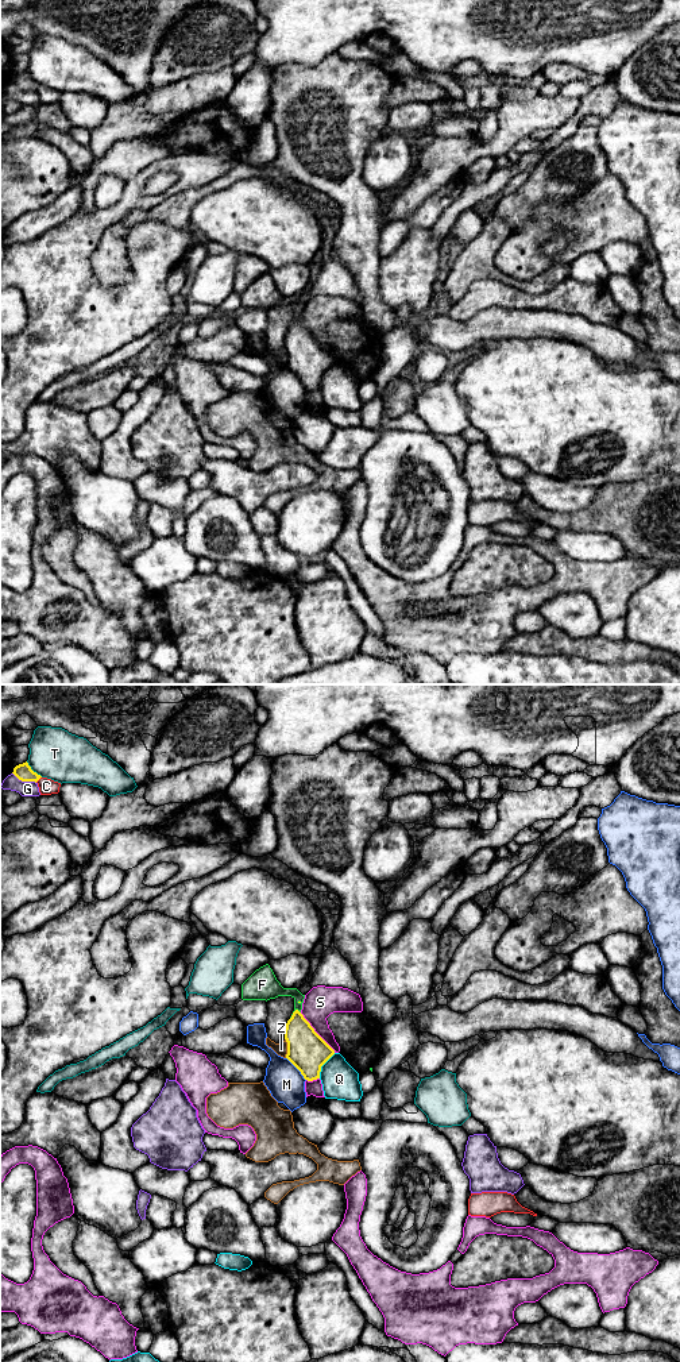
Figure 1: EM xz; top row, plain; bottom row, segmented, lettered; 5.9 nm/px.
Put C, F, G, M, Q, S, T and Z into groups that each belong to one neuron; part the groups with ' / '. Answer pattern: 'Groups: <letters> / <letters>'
Groups: C / F / G / M / Q / S / T / Z

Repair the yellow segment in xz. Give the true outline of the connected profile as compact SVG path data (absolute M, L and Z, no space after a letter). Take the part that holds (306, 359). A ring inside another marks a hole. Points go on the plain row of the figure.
M268 273L256 278L242 293L243 309L270 309L278 305L291 305L294 320L286 332L286 367L301 381L305 389L320 387L321 375L335 363L335 359L314 340L301 323L305 304L297 297L283 297Z

